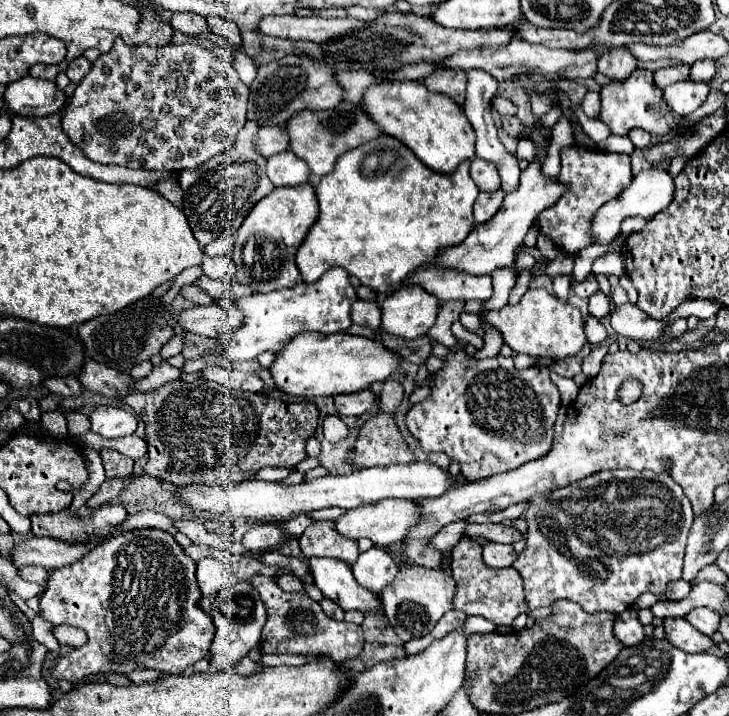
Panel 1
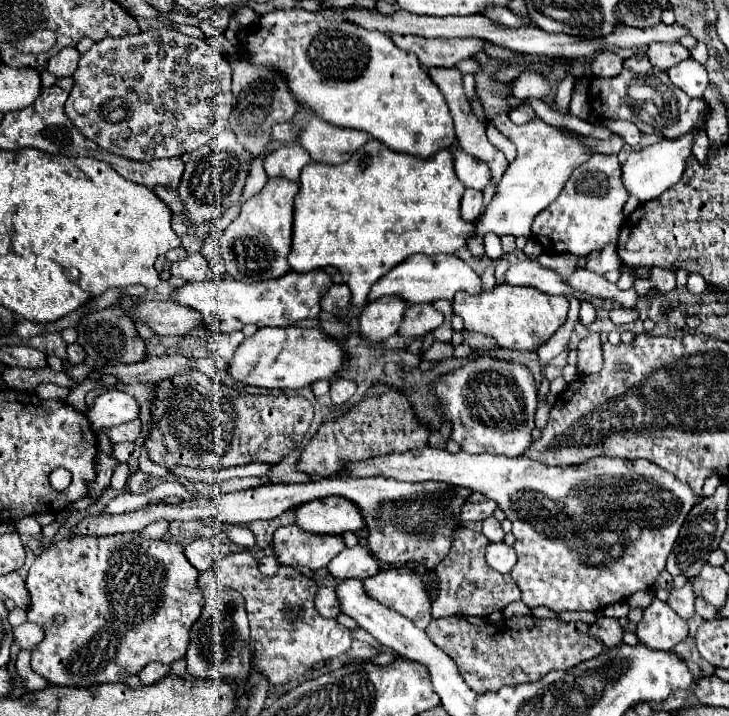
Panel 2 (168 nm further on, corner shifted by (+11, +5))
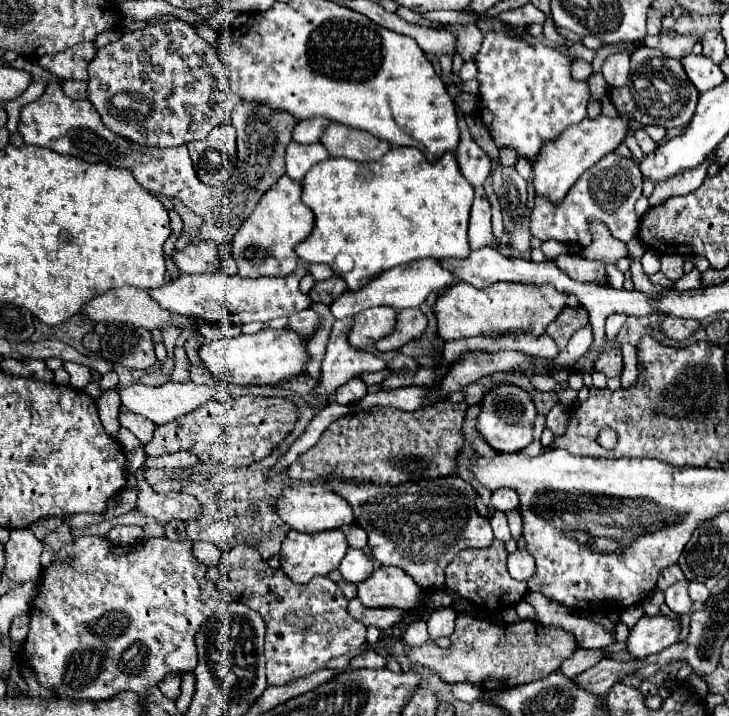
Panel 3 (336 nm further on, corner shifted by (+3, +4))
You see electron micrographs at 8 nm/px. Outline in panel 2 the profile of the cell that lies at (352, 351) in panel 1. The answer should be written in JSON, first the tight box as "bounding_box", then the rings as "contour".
{"bounding_box":[229,328,347,390],"contour":[[[261,328],[251,338],[245,338],[245,342],[237,348],[233,360],[229,362],[229,374],[233,380],[247,386],[299,390],[319,380],[335,378],[345,362],[347,354],[343,350],[343,344],[327,336],[319,328]]]}

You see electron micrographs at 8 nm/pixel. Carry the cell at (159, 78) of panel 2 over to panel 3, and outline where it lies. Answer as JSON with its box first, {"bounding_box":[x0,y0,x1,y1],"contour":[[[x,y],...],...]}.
{"bounding_box":[89,19,237,147],"contour":[[[179,19],[123,33],[119,41],[101,47],[97,57],[89,63],[89,101],[113,133],[131,139],[133,143],[151,147],[177,147],[191,141],[201,141],[213,127],[229,121],[237,101],[233,95],[229,95],[225,63],[221,63],[215,53],[215,47],[203,41],[193,25]]]}

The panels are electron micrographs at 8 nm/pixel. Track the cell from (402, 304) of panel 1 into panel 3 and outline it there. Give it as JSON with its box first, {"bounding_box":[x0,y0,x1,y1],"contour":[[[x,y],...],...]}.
{"bounding_box":[347,307,395,349],"contour":[[[371,307],[355,315],[353,327],[347,335],[349,345],[357,349],[369,349],[377,343],[377,339],[389,335],[395,323],[393,307]]]}

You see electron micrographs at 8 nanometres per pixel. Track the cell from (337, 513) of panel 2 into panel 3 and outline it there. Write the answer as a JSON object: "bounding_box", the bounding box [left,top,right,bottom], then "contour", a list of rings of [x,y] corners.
{"bounding_box":[275,483,353,533],"contour":[[[295,483],[289,485],[281,491],[281,495],[277,497],[275,503],[275,511],[279,513],[279,517],[295,531],[301,533],[317,533],[317,531],[327,531],[327,529],[339,529],[347,523],[353,523],[353,513],[349,503],[337,495],[335,491],[331,491],[329,487],[325,487],[323,483]]]}

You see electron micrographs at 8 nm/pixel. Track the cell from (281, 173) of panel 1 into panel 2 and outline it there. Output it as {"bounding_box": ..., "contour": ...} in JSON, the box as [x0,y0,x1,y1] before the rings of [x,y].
{"bounding_box":[263,142,311,180],"contour":[[[295,142],[295,144],[289,144],[289,146],[283,146],[275,152],[271,152],[263,166],[265,166],[265,172],[269,178],[287,178],[287,180],[299,180],[301,176],[301,170],[303,166],[307,166],[311,162],[309,154]]]}

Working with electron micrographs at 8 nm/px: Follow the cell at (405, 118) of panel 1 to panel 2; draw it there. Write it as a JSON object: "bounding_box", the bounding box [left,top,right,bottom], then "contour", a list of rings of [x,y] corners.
{"bounding_box":[245,8,455,158],"contour":[[[293,8],[261,16],[261,26],[259,30],[257,26],[253,28],[245,48],[251,54],[251,62],[281,66],[281,70],[287,72],[289,88],[297,100],[307,104],[313,114],[327,118],[327,122],[333,122],[335,126],[365,130],[391,150],[419,158],[431,158],[437,150],[455,144],[455,130],[443,94],[421,68],[417,56],[397,50],[385,34],[361,30],[359,26],[349,26],[349,22],[325,22],[323,18],[313,18],[311,12]]]}

